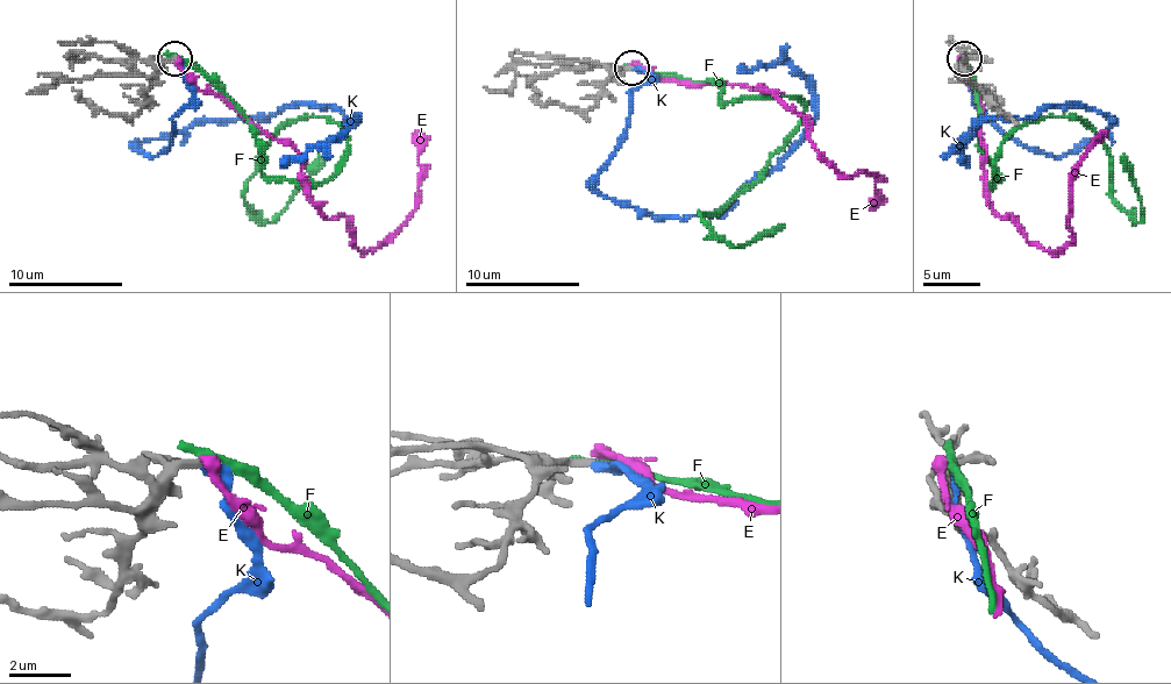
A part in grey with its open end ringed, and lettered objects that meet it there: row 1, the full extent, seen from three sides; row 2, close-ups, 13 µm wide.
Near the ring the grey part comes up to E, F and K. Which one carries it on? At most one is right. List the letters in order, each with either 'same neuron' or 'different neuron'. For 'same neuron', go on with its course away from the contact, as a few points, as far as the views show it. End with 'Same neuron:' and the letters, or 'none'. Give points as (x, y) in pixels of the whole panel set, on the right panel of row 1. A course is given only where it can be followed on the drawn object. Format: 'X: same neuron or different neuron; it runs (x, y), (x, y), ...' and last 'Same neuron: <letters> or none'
E: different neuron
F: different neuron
K: different neuron
Same neuron: none

